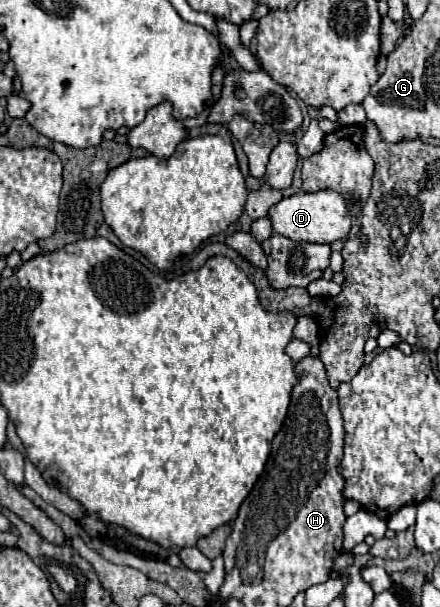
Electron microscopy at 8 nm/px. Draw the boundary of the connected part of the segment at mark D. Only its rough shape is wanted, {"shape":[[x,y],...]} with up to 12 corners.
{"shape":[[332,190],[298,192],[270,208],[274,232],[332,244],[352,214]]}

